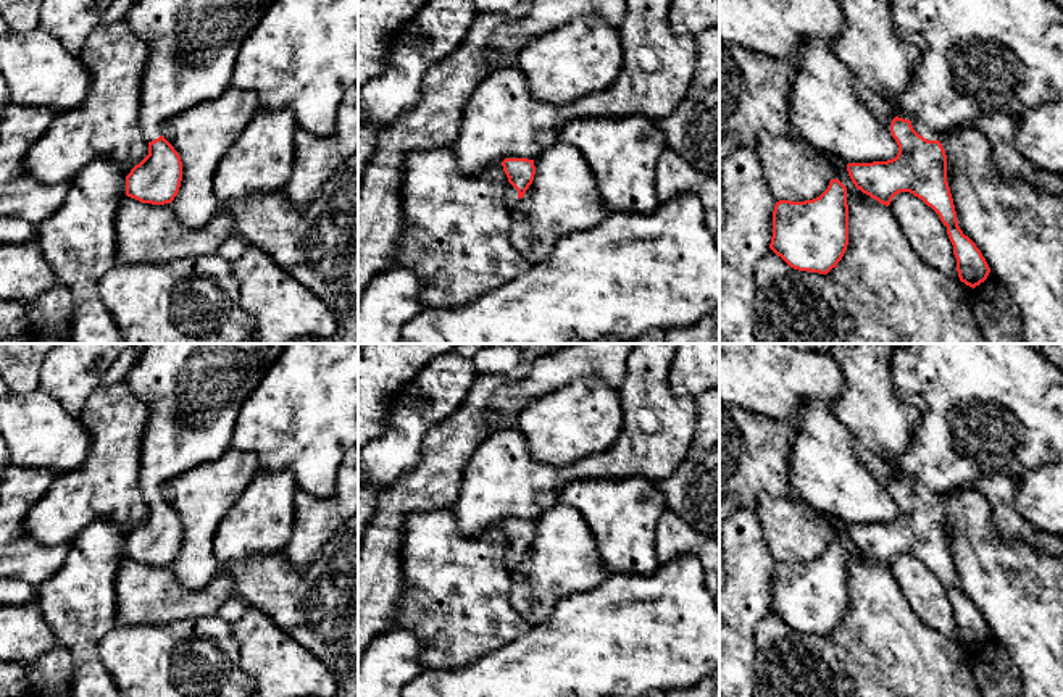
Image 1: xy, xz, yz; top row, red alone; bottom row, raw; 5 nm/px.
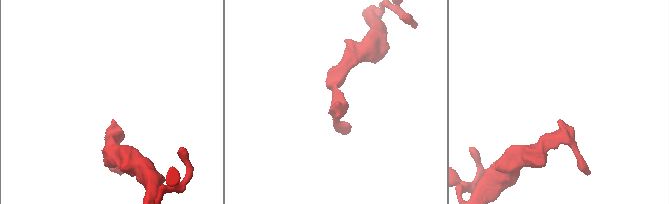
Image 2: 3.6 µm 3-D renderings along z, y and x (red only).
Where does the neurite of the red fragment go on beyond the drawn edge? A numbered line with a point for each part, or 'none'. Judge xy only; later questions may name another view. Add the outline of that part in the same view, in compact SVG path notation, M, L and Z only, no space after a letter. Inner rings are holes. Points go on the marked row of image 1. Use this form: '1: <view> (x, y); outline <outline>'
1: xy (192, 44); outline M137 0L131 6L124 19L150 52L139 110L139 124L147 142L161 136L161 124L166 119L218 98L229 87L237 52L274 2Z

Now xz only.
1: xz (512, 194); outline M511 184L506 187L506 202L510 208L519 202L518 190Z

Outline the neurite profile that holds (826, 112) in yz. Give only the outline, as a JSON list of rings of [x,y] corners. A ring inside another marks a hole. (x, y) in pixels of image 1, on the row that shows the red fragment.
[[[808,37],[792,61],[789,116],[800,139],[845,163],[897,157],[890,126],[881,123],[860,98],[853,77],[823,40]]]

